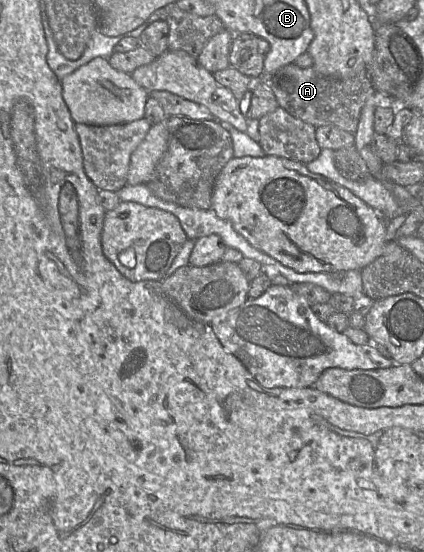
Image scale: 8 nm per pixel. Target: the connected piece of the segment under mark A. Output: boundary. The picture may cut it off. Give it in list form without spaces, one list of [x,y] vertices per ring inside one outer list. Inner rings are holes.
[[[290,63],[271,73],[263,72],[260,78],[272,90],[279,106],[292,116],[314,127],[333,125],[354,135],[361,110],[367,99],[375,93],[366,69],[357,72],[353,77],[336,79],[319,73],[312,66],[301,68]]]

